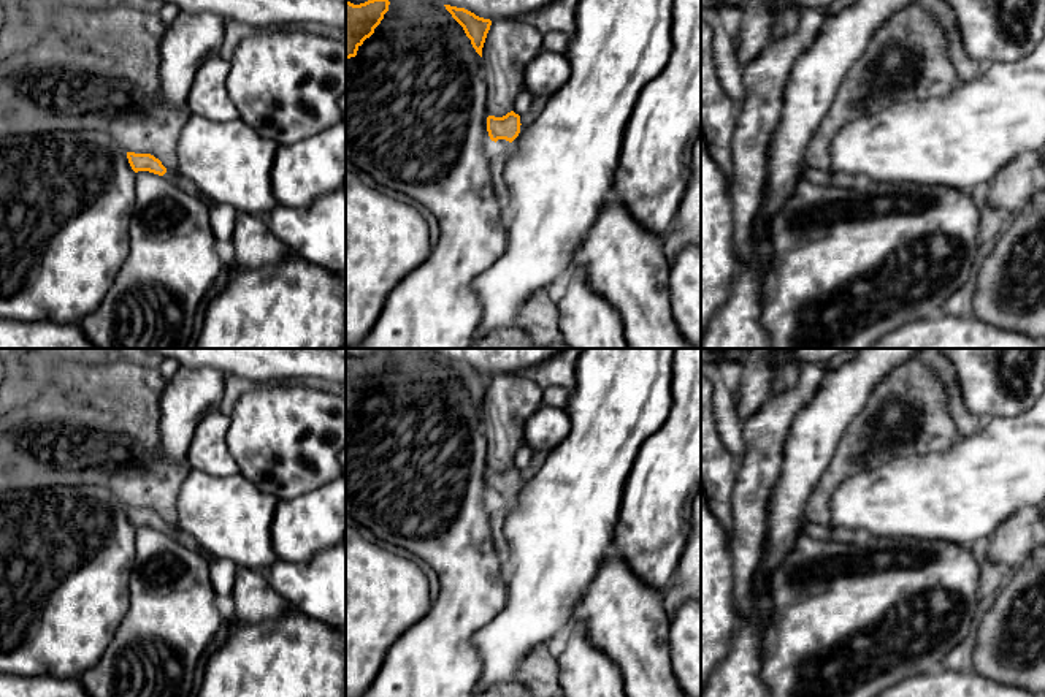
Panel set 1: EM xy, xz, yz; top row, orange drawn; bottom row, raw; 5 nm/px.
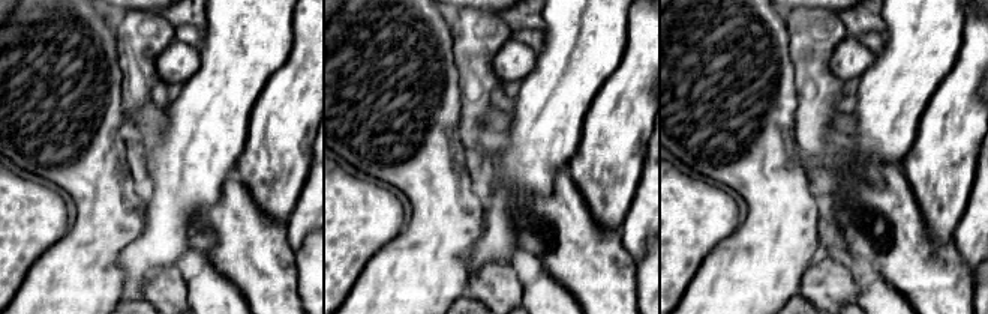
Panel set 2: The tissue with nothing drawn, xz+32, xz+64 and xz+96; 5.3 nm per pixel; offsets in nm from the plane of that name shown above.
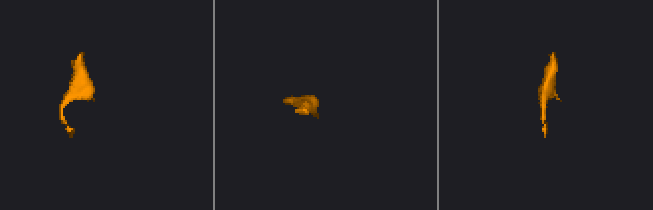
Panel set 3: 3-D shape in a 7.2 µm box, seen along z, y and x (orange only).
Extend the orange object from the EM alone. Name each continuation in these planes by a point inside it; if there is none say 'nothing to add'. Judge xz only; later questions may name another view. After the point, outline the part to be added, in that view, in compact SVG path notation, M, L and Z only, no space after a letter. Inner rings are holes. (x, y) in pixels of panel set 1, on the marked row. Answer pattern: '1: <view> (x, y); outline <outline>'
1: xz (501, 143); outline M520 125L520 133L519 133L519 136L517 136L512 143L509 143L509 141L506 141L506 139L498 139L495 144L496 144L501 150L515 147L525 130L526 130L526 127Z

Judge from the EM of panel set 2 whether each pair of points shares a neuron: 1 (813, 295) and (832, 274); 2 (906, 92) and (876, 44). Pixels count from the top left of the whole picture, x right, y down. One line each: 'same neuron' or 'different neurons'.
1: same neuron
2: different neurons

